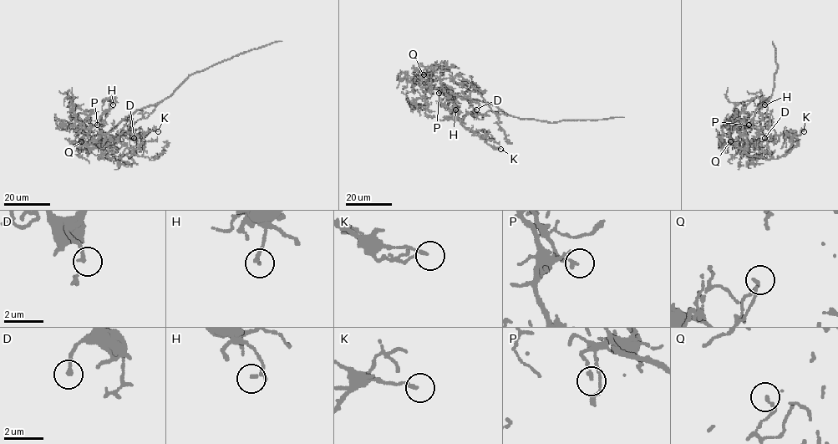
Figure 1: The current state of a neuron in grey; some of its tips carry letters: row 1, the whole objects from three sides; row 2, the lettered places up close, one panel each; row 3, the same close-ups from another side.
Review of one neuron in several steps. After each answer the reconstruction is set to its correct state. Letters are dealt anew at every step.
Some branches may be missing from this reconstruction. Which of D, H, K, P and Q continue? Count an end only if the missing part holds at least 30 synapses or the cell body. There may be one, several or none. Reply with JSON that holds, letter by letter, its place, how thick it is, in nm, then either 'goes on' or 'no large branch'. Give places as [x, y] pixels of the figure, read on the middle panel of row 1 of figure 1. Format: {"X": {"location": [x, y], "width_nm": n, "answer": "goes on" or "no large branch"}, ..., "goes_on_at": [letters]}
{"D": {"location": [476, 109], "width_nm": 200, "answer": "no large branch"}, "H": {"location": [455, 109], "width_nm": 160, "answer": "no large branch"}, "K": {"location": [500, 149], "width_nm": 140, "answer": "no large branch"}, "P": {"location": [439, 93], "width_nm": 170, "answer": "no large branch"}, "Q": {"location": [424, 74], "width_nm": 160, "answer": "no large branch"}, "goes_on_at": []}

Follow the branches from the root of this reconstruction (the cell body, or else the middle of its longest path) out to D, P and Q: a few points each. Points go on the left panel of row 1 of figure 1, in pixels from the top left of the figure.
D: (133, 114), (159, 103), (147, 118), (138, 119), (131, 126), (129, 131), (134, 138)
P: (133, 114), (107, 132), (100, 132), (102, 121), (99, 119), (97, 125)
Q: (133, 114), (124, 118), (101, 142), (98, 135), (99, 138), (81, 147), (81, 141)

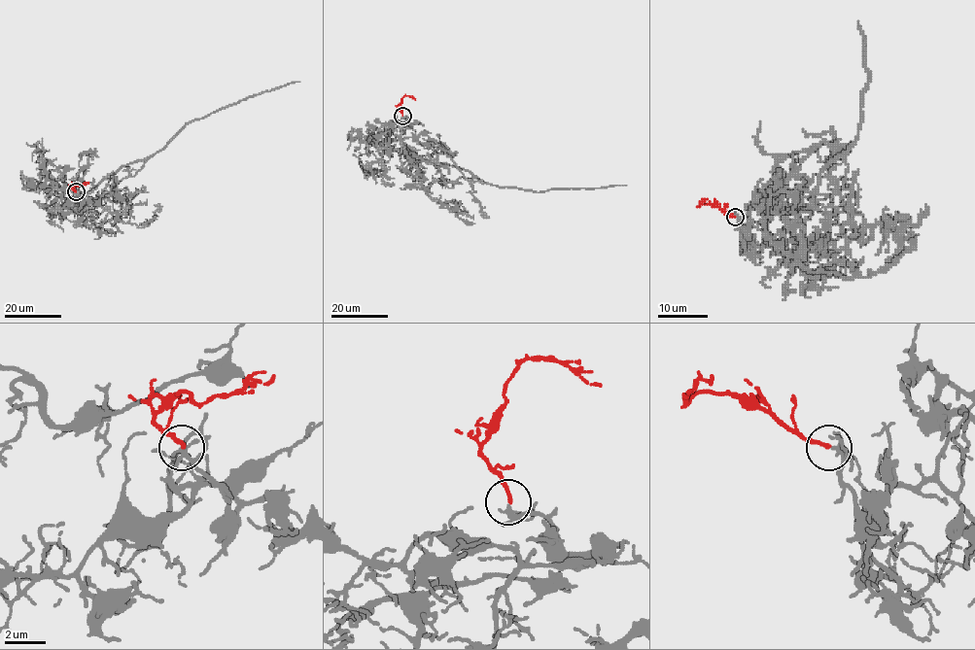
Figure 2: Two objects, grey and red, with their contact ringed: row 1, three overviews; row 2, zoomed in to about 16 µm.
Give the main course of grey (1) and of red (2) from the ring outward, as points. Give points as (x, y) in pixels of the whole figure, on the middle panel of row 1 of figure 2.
1: (402, 116), (410, 121), (400, 129), (402, 148), (407, 154), (468, 170), (491, 185), (539, 191), (627, 185)
2: (402, 116), (399, 108), (402, 98), (408, 95), (415, 99)

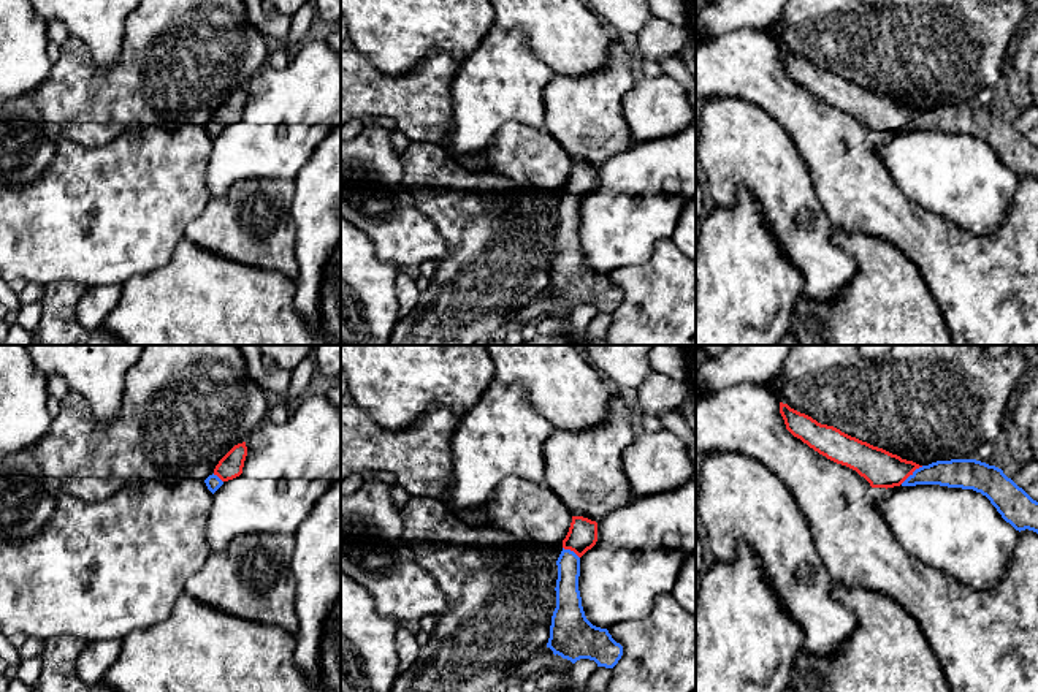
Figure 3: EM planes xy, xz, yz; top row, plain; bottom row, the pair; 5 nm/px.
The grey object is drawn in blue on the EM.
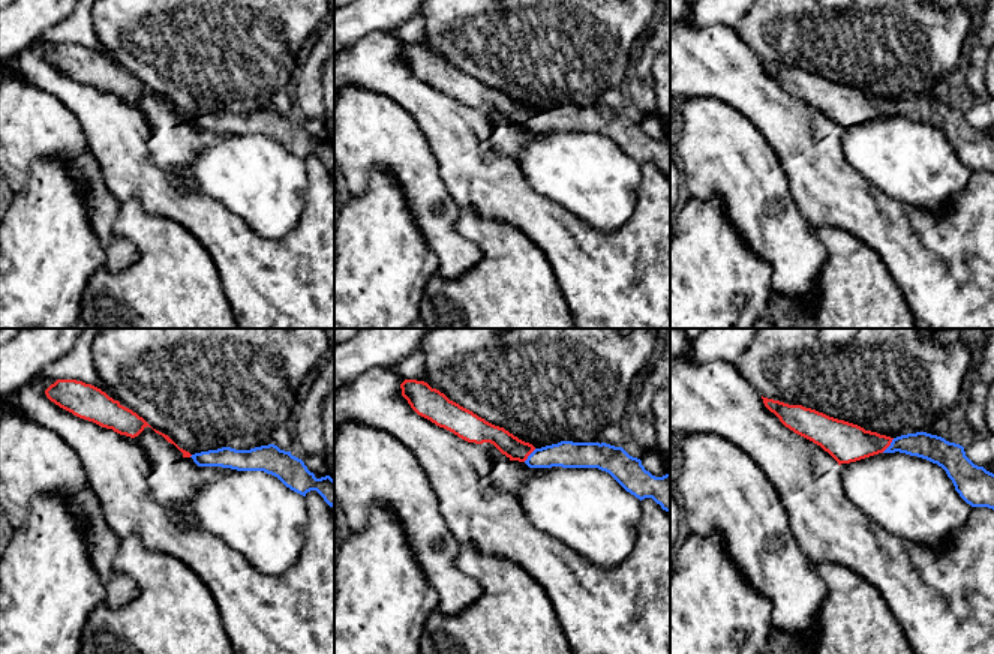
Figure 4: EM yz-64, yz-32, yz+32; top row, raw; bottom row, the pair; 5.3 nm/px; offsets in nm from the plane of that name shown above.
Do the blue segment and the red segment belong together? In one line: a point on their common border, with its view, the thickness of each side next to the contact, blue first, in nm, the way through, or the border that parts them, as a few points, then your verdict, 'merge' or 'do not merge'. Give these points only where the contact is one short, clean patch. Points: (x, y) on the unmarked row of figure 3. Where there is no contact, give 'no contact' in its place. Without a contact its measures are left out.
yz (913, 117) | 140/190 nm | across yz (962, 119), (913, 117), (881, 114) | merge

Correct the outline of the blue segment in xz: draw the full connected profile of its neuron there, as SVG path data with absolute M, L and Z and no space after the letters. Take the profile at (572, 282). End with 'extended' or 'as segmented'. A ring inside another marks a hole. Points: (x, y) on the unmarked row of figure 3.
M572 162L563 196L556 206L556 253L551 261L547 293L553 299L575 309L590 304L597 312L613 314L623 301L607 274L593 271L583 257L578 236L580 203L597 187L597 168L583 162Z | extended

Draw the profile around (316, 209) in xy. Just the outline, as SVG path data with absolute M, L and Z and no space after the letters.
M341 125L325 136L323 143L300 169L295 182L296 188L290 209L296 226L295 255L300 268L295 279L295 307L322 345L341 345L341 340L323 326L320 312L323 271L331 253L341 244Z

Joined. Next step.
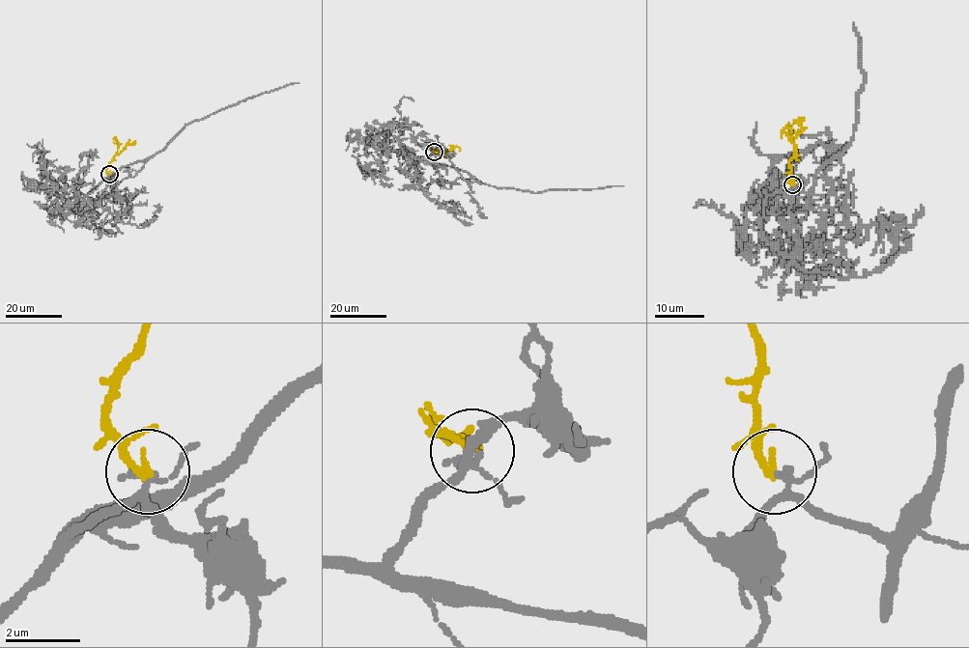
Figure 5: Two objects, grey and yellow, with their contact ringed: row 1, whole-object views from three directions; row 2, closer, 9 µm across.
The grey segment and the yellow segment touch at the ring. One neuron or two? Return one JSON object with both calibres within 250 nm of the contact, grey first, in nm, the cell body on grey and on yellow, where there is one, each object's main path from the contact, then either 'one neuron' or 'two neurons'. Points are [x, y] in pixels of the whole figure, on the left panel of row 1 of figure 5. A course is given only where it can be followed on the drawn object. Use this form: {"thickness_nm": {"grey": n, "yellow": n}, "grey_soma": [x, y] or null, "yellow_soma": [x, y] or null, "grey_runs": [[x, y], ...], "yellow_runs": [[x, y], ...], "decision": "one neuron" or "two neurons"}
{"thickness_nm": {"grey": 160, "yellow": 220}, "grey_soma": null, "yellow_soma": null, "grey_runs": [[110, 174], [103, 179], [160, 152], [186, 125], [254, 96], [299, 82]], "yellow_runs": [[109, 174], [106, 167], [112, 157], [128, 144], [136, 142], [133, 145]], "decision": "two neurons"}

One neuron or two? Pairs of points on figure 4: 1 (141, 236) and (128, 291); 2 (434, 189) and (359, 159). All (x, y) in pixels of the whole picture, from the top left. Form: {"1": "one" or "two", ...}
{"1": "one", "2": "one"}

